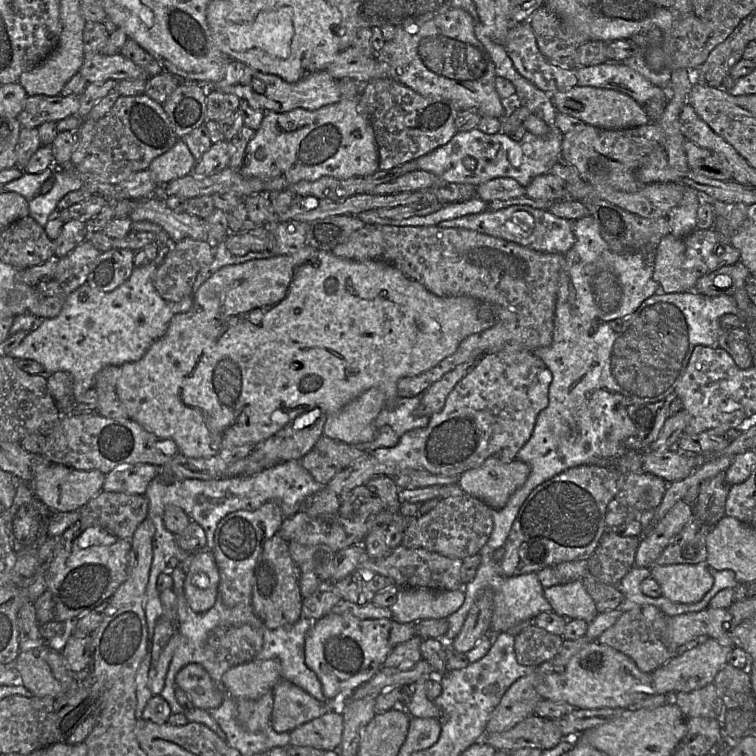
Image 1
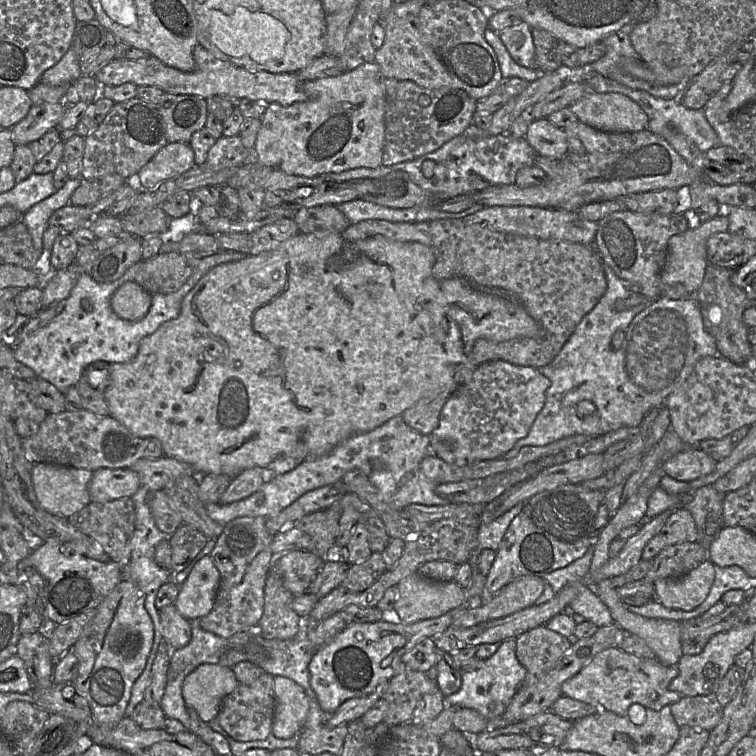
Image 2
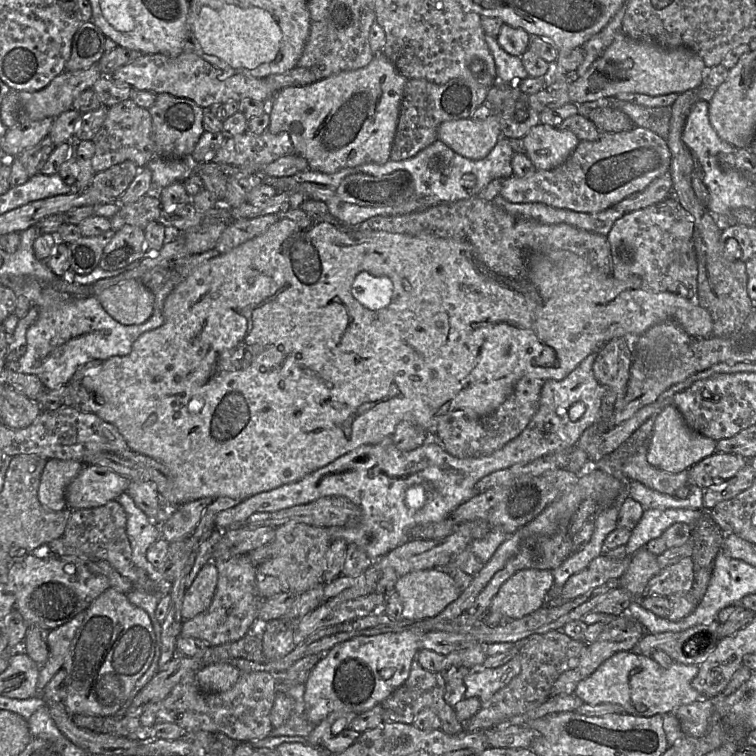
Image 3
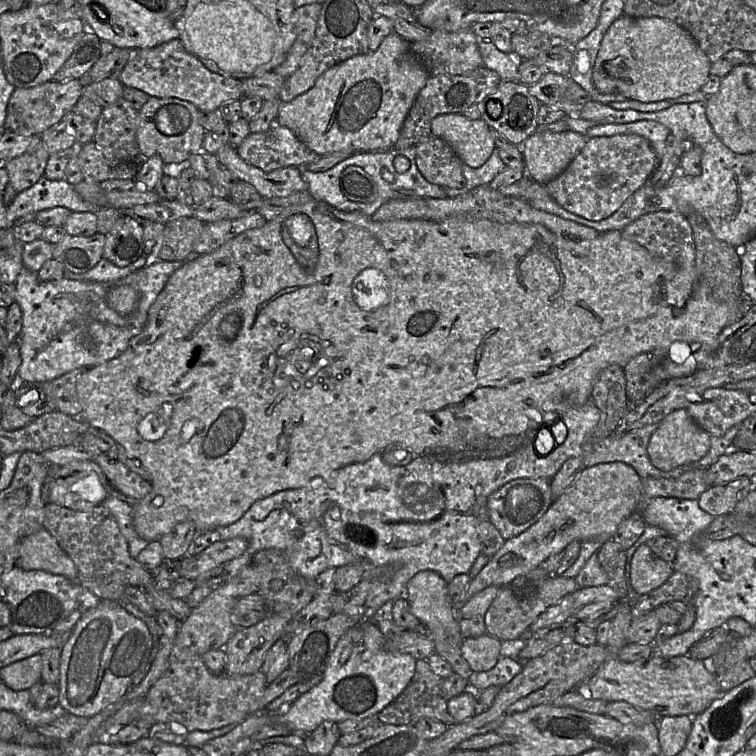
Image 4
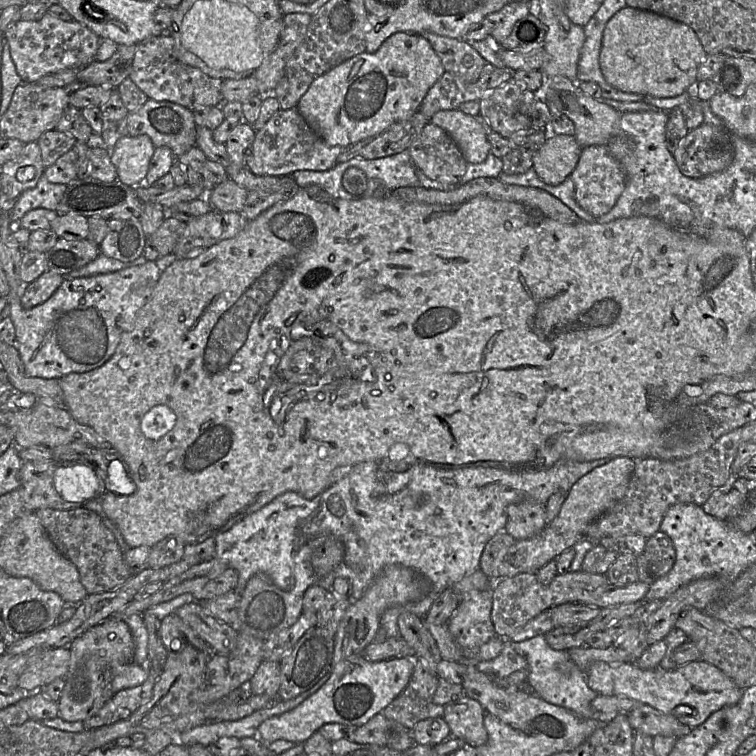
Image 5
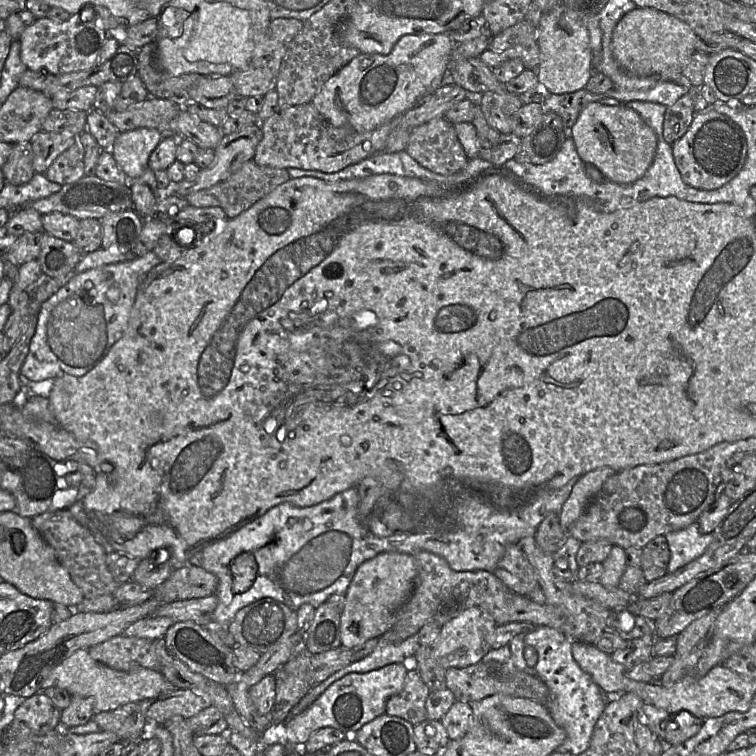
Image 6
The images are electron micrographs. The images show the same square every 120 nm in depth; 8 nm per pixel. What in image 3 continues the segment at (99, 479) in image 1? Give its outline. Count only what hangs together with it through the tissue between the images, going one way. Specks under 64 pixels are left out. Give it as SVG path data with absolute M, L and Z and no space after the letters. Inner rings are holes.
M48 459L38 488L38 499L48 510L60 512L68 509L65 493L68 485L84 467L73 460Z

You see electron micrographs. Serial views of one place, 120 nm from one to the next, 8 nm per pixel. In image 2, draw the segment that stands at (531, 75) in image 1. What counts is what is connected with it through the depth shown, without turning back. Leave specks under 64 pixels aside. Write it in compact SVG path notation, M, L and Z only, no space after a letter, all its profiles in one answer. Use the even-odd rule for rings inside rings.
M520 21L498 32L513 60L526 68L534 68L535 46L532 38L532 28L526 22Z

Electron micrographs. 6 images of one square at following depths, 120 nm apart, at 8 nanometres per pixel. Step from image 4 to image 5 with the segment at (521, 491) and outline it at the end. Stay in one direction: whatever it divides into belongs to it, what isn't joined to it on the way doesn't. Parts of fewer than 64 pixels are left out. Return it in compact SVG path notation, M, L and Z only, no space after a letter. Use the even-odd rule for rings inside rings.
M523 499L507 506L507 523L504 531L514 540L523 540L538 535L546 526L546 504L532 499Z

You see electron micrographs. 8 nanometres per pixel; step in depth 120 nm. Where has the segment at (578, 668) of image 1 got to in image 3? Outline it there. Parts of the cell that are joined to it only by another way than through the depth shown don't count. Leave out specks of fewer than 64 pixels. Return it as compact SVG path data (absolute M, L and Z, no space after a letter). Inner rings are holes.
M619 651L605 660L594 673L580 681L574 694L584 703L620 705L624 713L630 715L663 715L671 713L677 707L705 698L692 687L692 680L698 671L696 664L673 662L669 667L662 667L650 656L634 651Z

